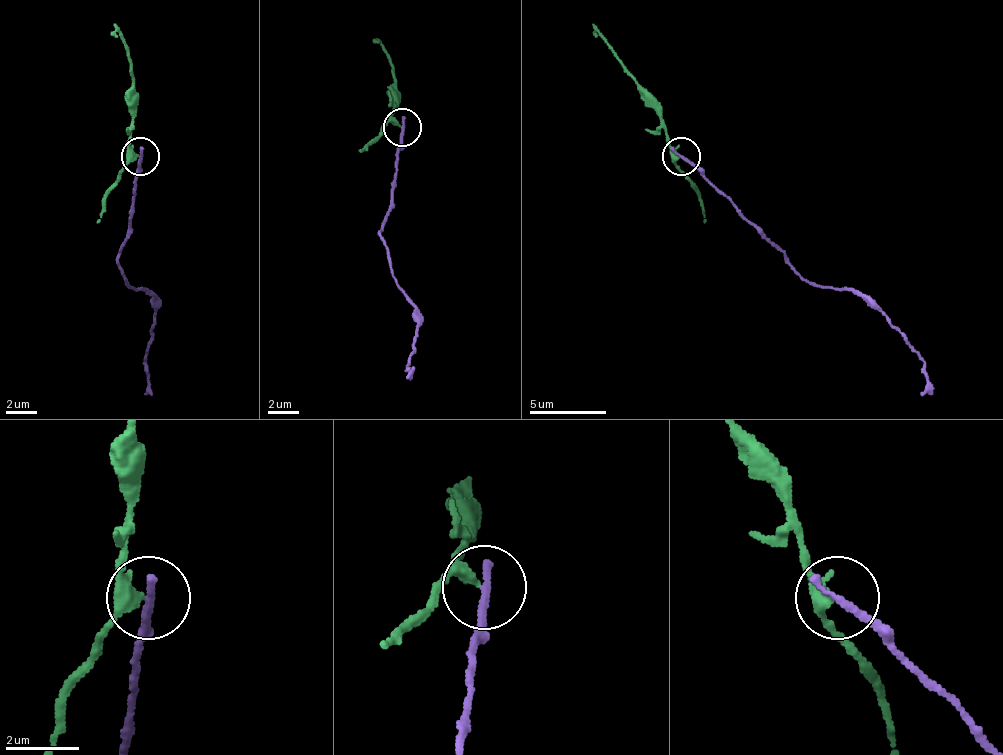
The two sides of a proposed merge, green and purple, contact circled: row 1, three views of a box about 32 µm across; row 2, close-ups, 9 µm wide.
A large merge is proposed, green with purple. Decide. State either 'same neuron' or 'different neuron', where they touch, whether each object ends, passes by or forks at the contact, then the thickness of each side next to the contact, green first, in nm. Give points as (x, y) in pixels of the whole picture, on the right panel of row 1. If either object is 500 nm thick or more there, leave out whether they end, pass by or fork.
different neuron; at (681, 156); green passes by; purple ends there; 300 nm thick on the green side, 280 nm on the other

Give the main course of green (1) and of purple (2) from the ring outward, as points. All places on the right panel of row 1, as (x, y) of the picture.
1: (680, 155), (669, 143), (661, 105), (592, 24)
2: (680, 155), (795, 270), (818, 285), (868, 297), (918, 354), (922, 396)

